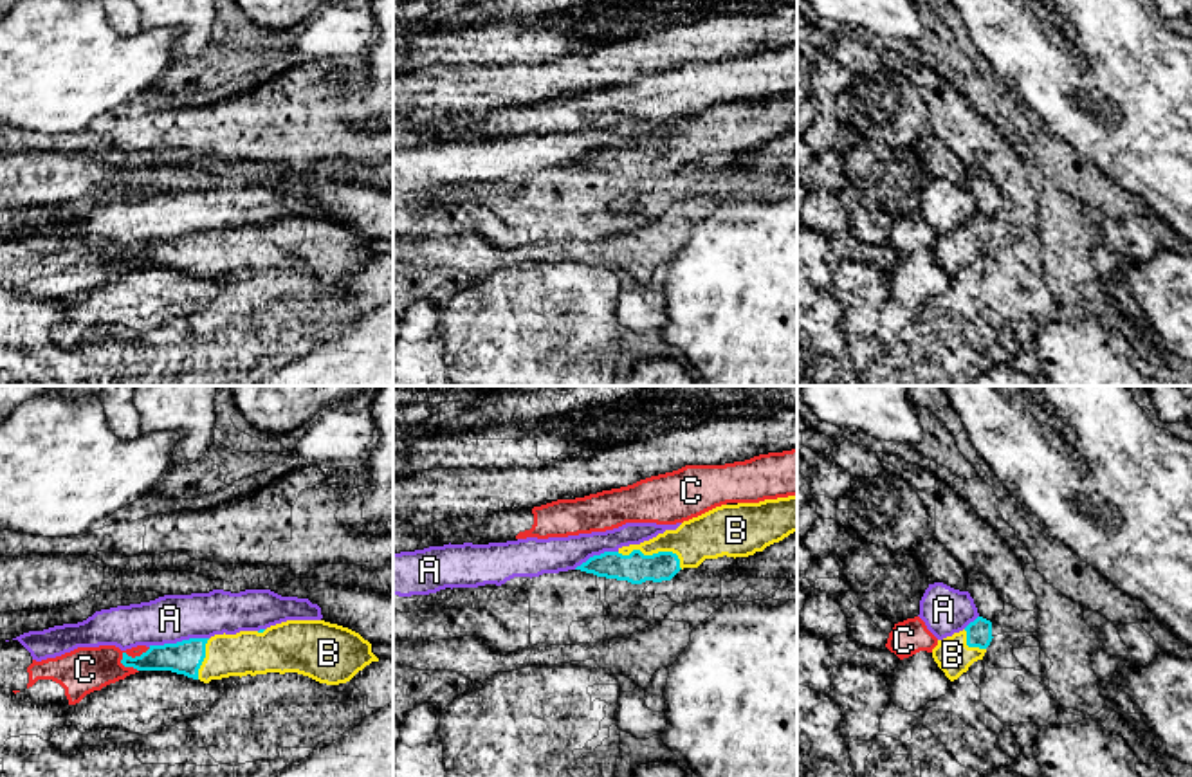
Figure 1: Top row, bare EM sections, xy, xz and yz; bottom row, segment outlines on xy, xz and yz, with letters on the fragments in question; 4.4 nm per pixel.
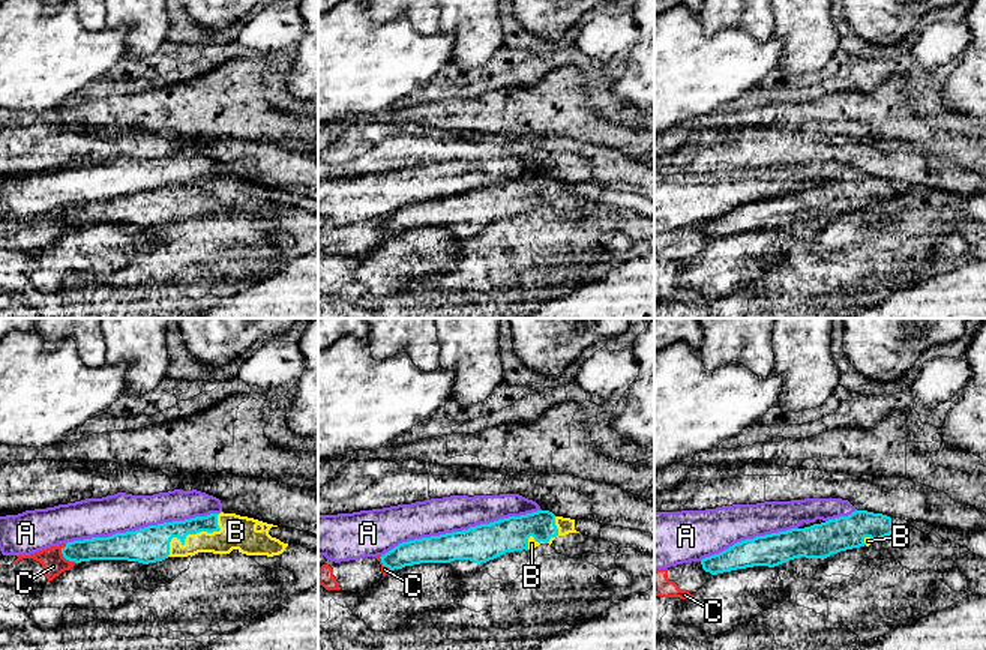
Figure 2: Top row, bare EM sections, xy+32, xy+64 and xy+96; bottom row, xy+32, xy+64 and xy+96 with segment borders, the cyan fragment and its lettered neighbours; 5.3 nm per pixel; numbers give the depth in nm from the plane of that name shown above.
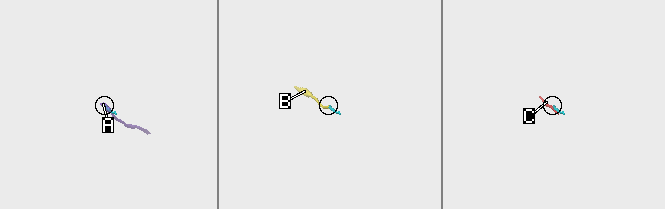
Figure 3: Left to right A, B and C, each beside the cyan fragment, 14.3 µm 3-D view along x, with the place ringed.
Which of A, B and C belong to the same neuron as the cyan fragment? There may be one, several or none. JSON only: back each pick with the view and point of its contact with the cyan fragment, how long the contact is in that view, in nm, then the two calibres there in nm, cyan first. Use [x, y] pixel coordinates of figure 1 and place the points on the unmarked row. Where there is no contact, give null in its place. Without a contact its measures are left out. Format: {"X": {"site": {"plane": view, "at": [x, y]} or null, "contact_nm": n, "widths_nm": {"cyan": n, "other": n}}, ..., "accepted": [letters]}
{"B": {"site": {"plane": "xz", "at": [653, 150]}, "contact_nm": 300, "widths_nm": {"cyan": 140, "other": 190}}, "accepted": ["B"]}

